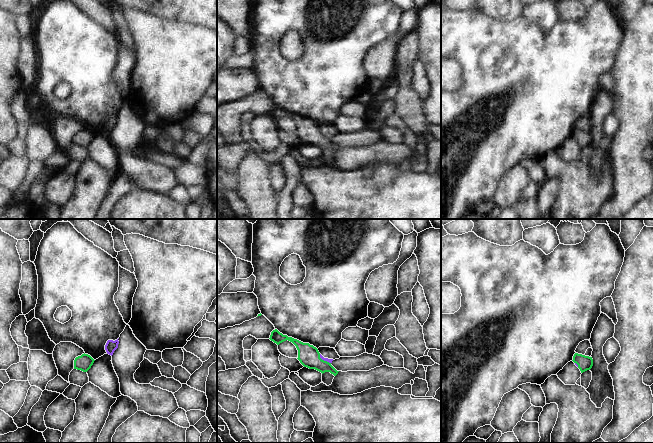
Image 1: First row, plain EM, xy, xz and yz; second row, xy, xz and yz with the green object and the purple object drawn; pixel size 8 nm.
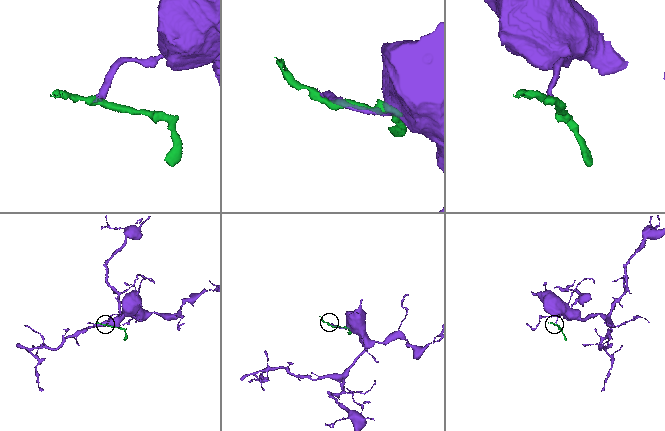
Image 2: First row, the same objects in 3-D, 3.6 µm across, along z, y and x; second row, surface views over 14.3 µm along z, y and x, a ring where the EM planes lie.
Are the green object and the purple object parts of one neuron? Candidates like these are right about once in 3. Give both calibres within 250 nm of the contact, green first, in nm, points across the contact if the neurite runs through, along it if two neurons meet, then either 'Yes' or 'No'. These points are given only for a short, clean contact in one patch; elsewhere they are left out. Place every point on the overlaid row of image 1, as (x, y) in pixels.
Thickness 170 nm (green) against 30 nm. Boundary: xz (319, 354), (322, 359), (330, 363). No

